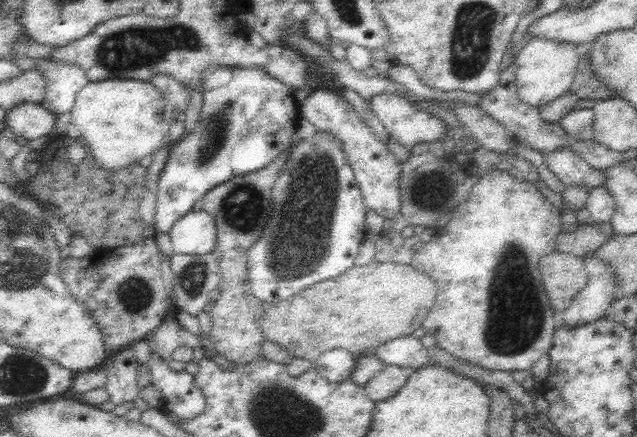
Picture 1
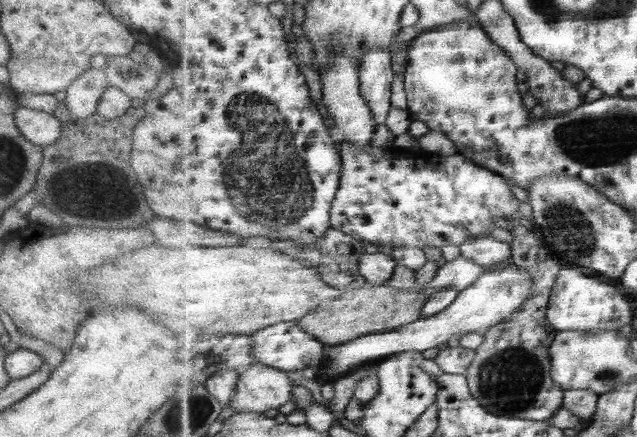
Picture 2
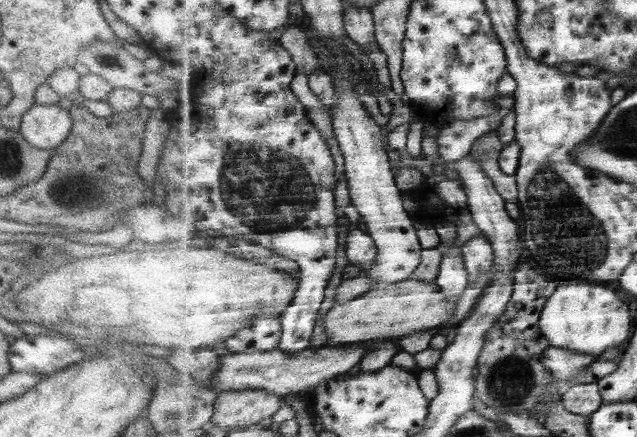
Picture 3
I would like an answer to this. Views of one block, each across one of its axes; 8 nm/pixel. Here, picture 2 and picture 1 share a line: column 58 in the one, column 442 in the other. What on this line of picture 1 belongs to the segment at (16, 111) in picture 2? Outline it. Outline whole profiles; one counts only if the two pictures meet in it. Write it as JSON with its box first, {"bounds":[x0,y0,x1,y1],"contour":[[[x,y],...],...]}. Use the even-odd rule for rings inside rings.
{"bounds":[367,92,447,148],"contour":[[[380,92],[367,102],[387,132],[407,148],[418,142],[436,142],[446,134],[447,125],[440,118],[415,107],[405,97]]]}

